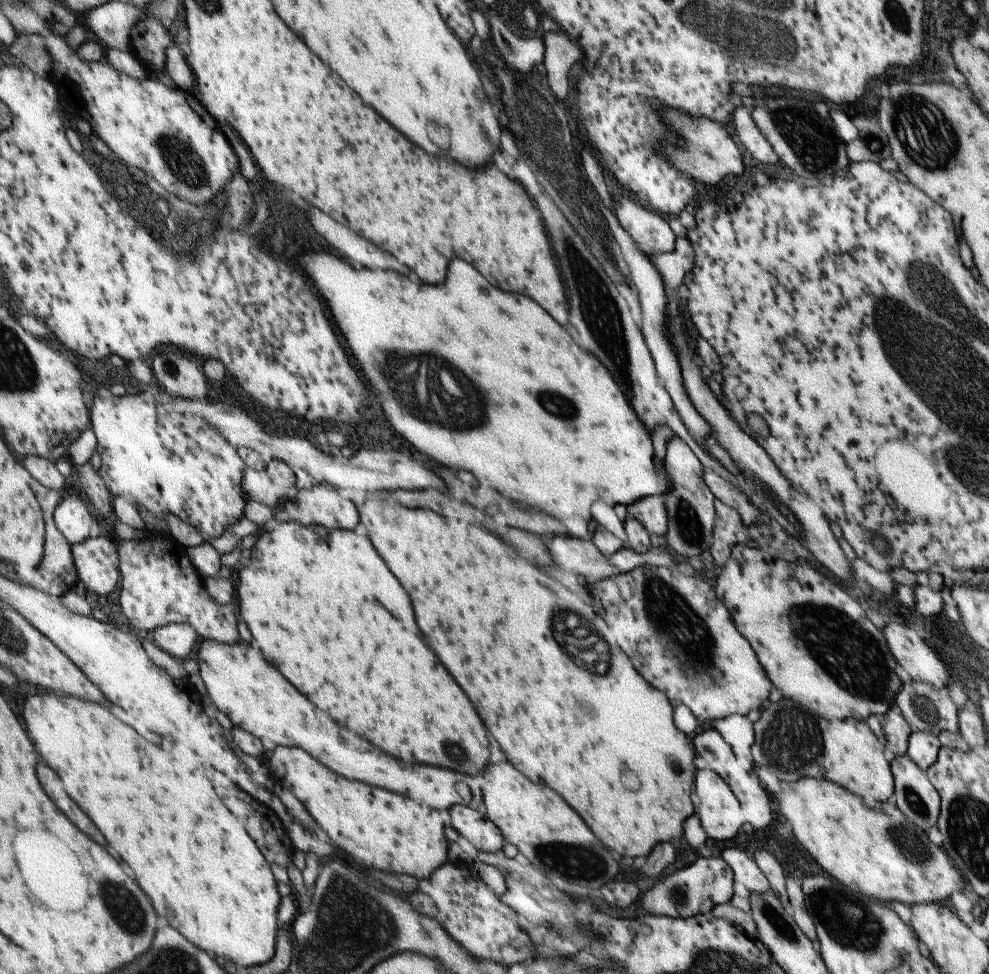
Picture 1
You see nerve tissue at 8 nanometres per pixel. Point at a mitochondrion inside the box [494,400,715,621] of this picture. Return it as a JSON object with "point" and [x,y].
{"point":[691,519]}

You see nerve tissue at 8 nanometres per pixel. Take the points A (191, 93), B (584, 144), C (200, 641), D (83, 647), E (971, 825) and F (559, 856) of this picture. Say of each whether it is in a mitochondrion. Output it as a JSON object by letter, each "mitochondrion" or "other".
{"A":"other","B":"other","C":"other","D":"other","E":"mitochondrion","F":"mitochondrion"}

